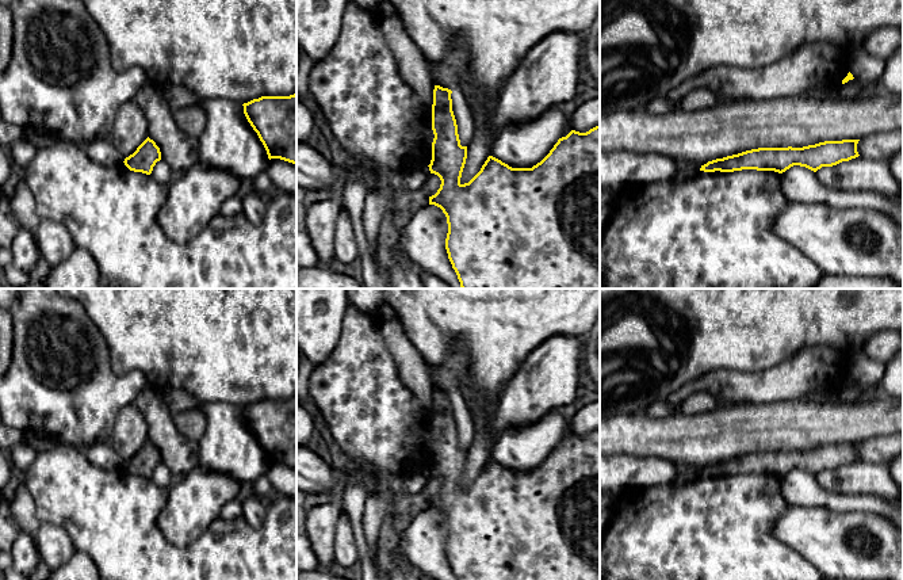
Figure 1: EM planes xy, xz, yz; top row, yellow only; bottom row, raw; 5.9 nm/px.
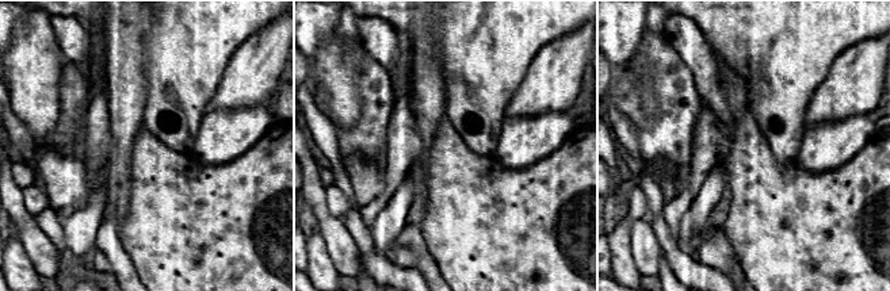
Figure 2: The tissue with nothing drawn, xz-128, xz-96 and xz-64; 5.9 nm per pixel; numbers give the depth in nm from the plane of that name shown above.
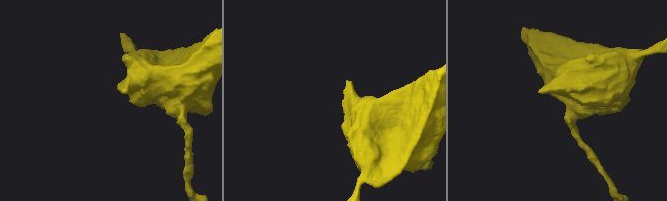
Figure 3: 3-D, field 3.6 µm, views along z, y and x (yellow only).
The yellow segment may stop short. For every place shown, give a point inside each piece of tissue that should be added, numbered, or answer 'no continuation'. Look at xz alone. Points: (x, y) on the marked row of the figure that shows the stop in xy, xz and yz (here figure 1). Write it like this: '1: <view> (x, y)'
no continuation

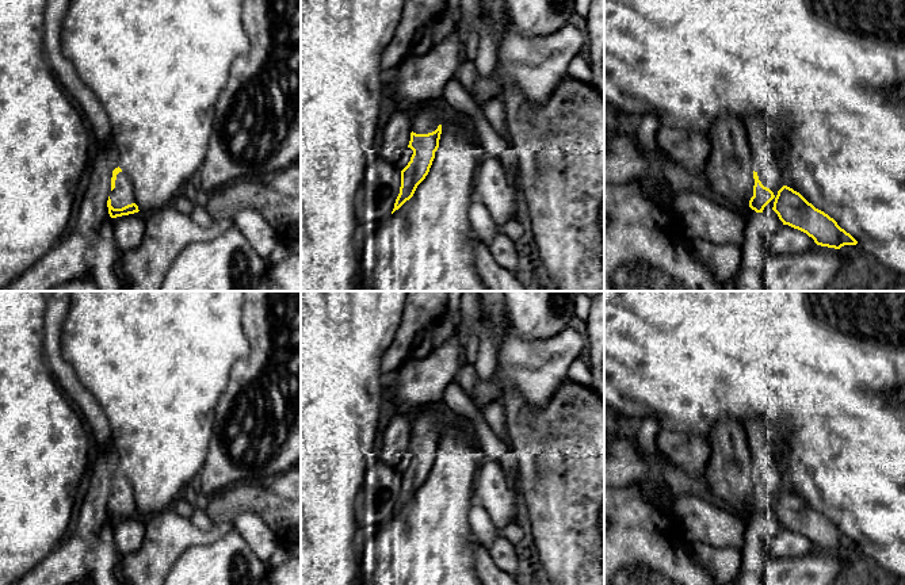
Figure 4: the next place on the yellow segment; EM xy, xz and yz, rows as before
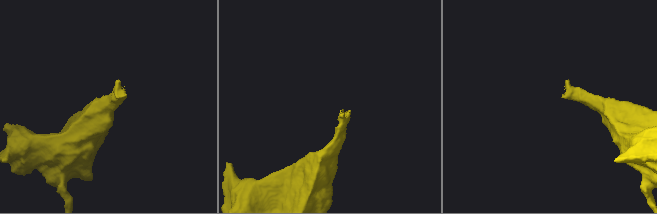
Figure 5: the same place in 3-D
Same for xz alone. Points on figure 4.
1: xz (426, 119)

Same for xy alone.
1: xy (123, 194)

